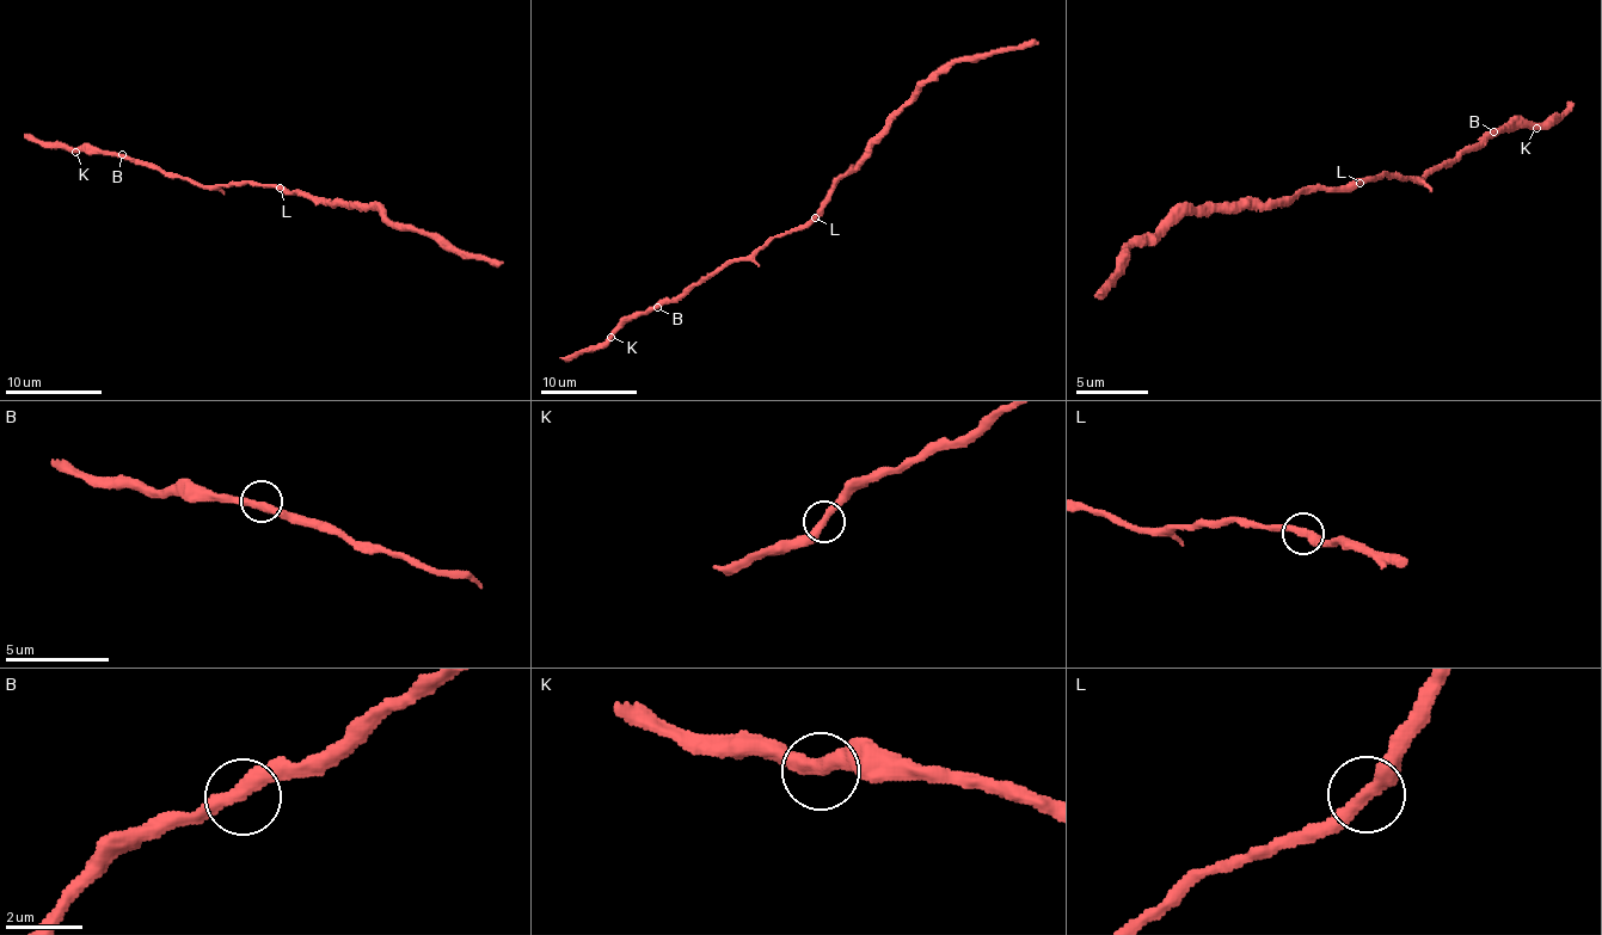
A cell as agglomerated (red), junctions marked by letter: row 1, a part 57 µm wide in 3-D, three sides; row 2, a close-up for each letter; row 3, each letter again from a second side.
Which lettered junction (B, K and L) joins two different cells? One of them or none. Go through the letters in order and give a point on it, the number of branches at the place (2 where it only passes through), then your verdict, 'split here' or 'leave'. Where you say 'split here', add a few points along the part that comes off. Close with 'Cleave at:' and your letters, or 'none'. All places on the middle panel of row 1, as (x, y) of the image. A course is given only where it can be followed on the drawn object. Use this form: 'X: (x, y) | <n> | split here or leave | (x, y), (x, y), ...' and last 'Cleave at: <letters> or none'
B: (657, 307) | 2 | leave
K: (611, 337) | 2 | leave
L: (815, 217) | 2 | split here | (814, 219), (826, 194), (863, 158), (867, 143), (922, 86), (956, 61), (978, 61), (995, 51), (1038, 42)
Cleave at: L

